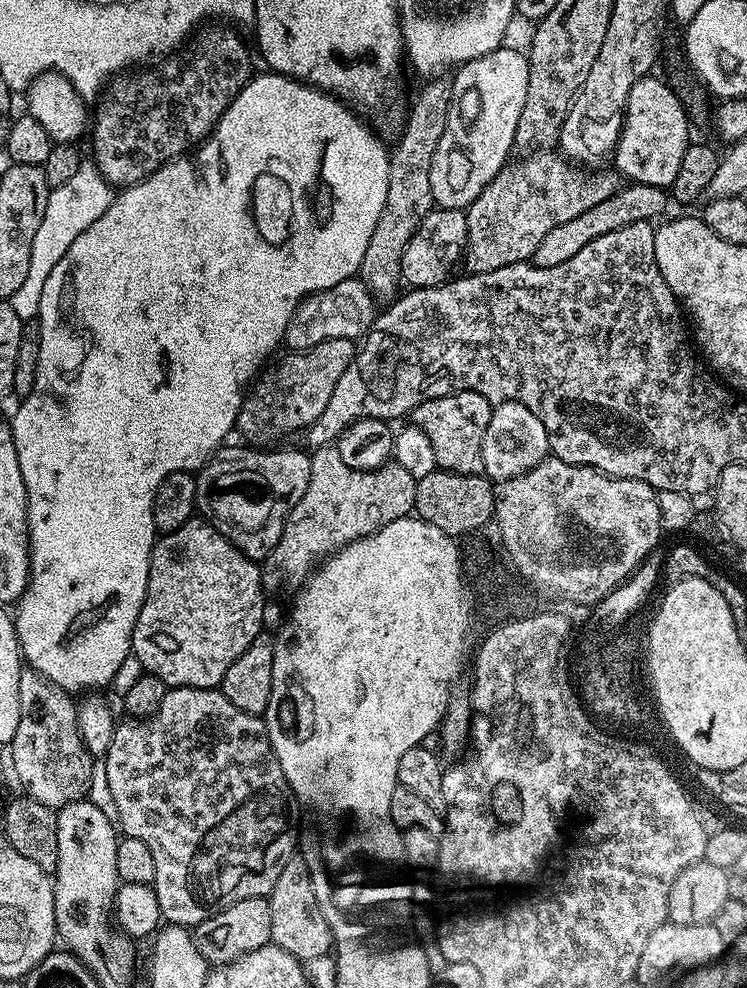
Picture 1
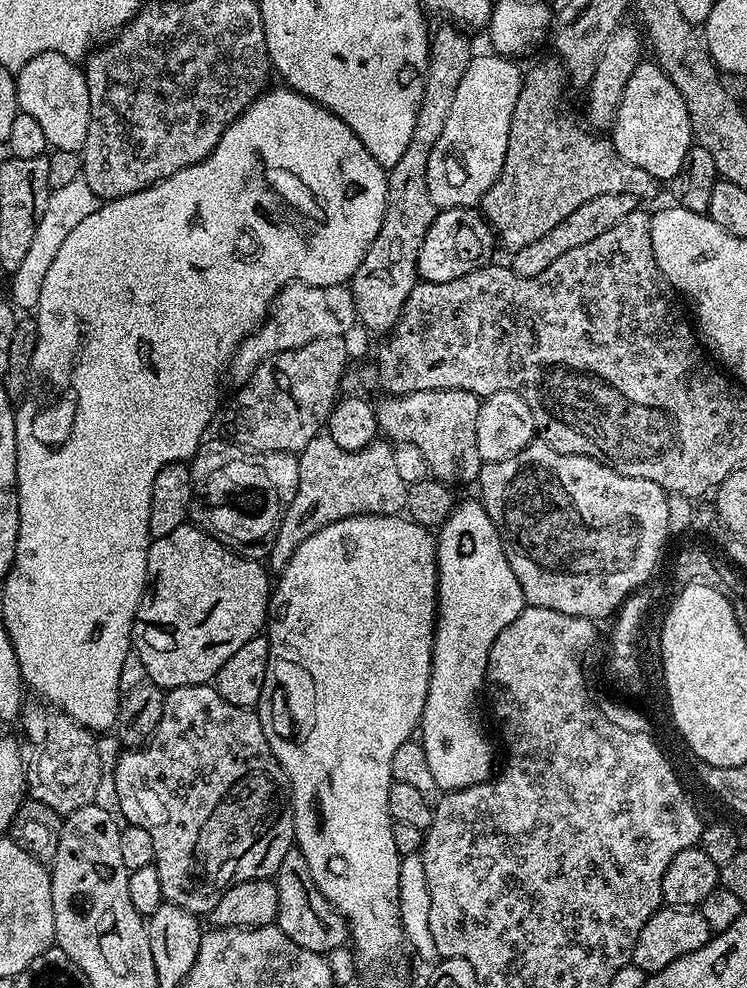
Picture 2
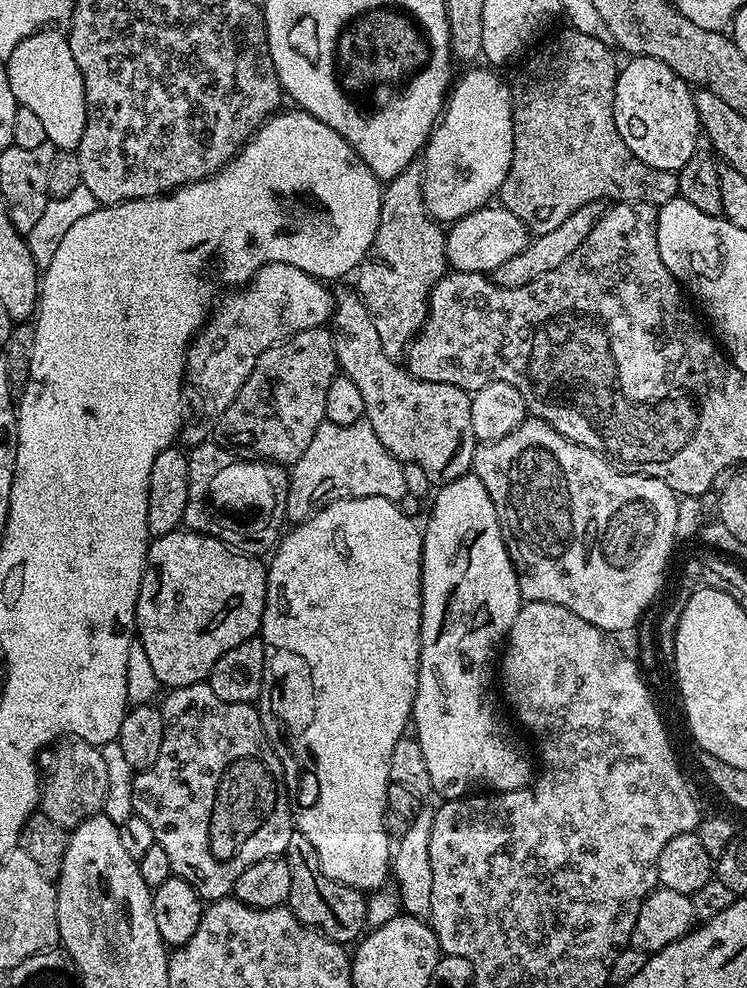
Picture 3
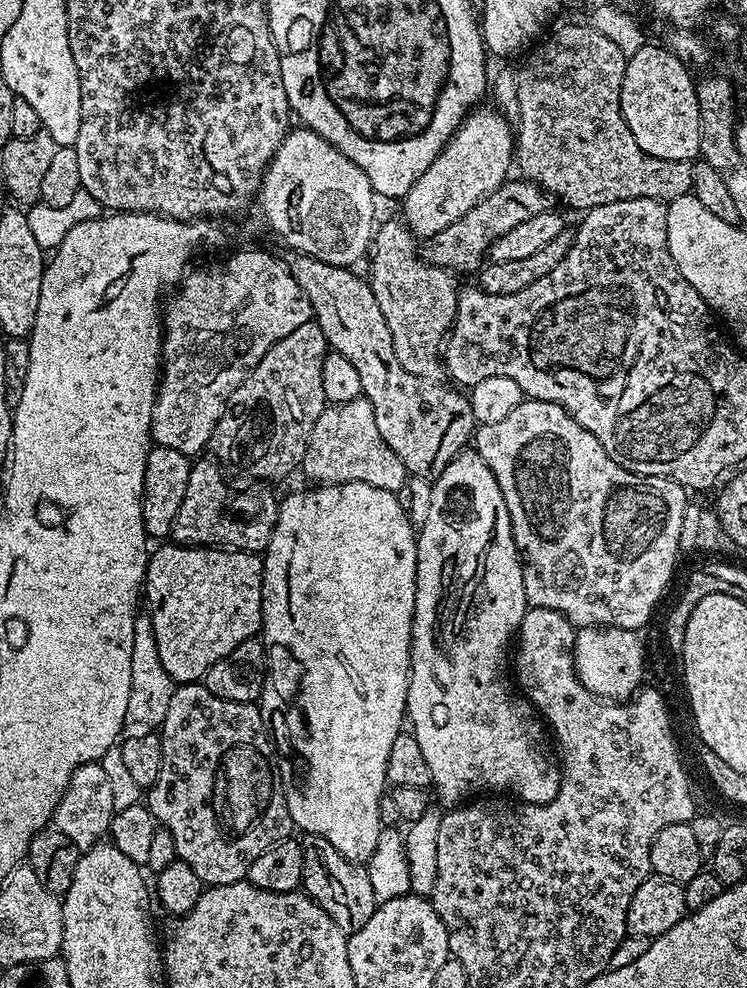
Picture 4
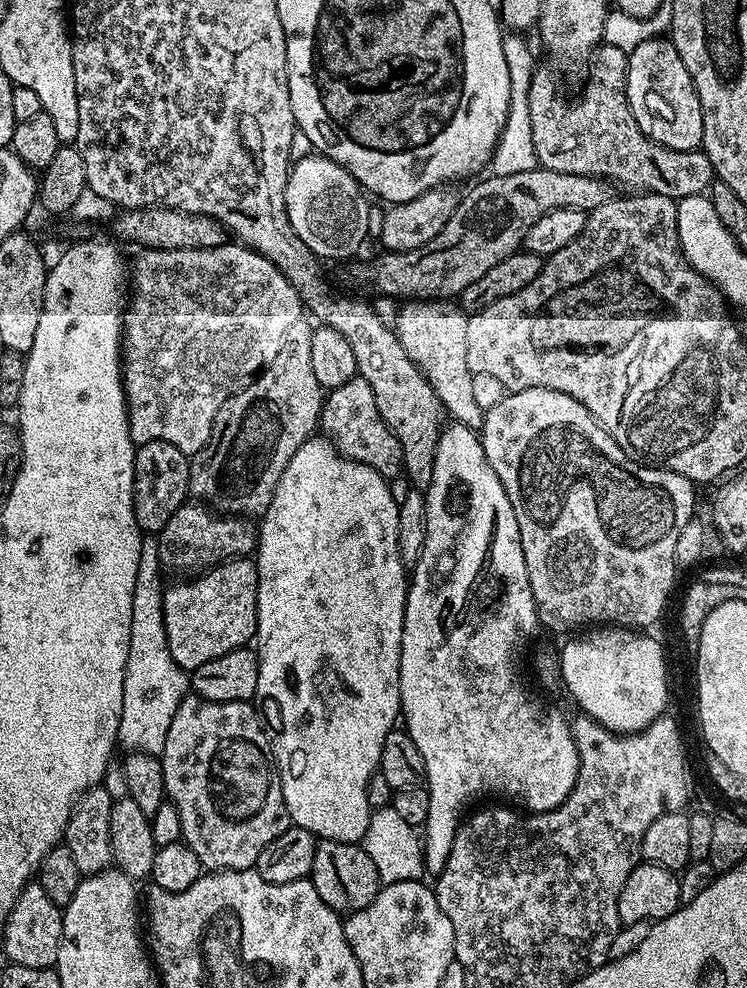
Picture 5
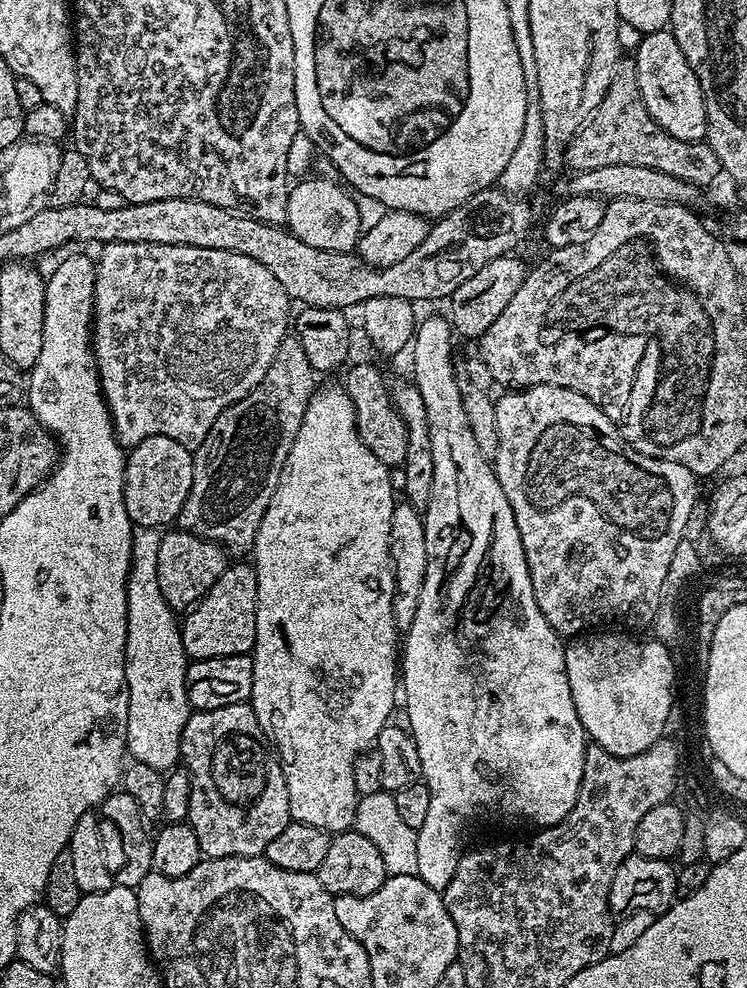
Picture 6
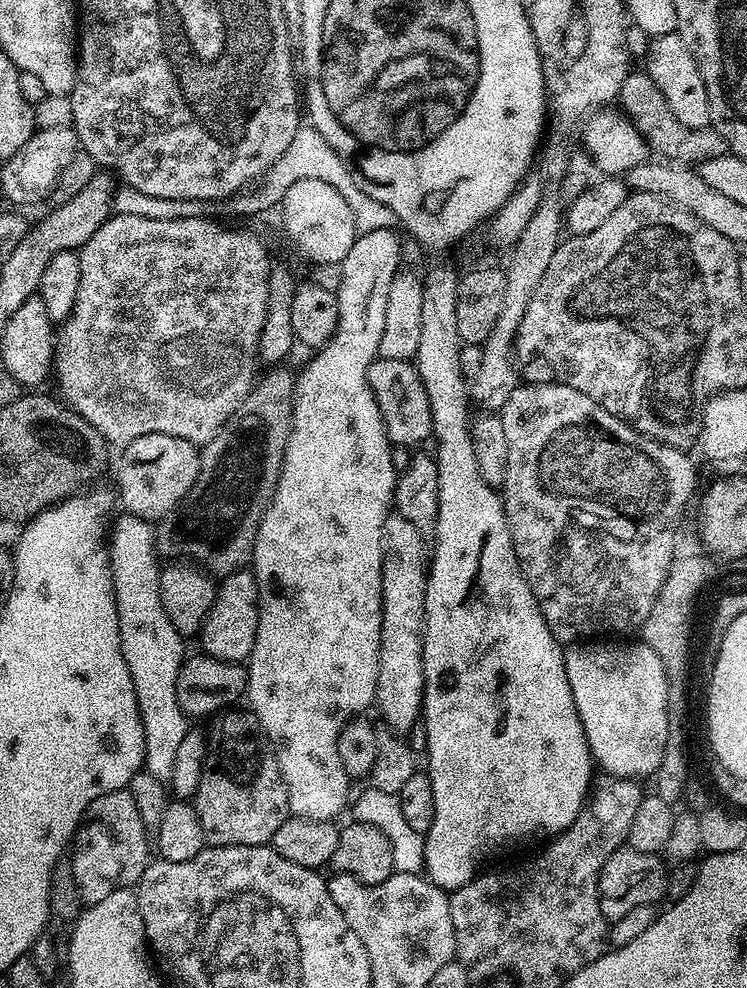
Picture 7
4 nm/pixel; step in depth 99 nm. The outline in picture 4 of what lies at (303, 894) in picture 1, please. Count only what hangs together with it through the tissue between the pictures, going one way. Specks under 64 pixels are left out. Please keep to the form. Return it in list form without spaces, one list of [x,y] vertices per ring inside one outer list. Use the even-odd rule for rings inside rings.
[[[305,835],[300,840],[300,845],[303,891],[307,892],[308,897],[314,902],[318,902],[318,906],[322,906],[322,910],[326,910],[326,914],[330,914],[334,922],[338,922],[342,931],[351,934],[362,930],[362,926],[366,926],[366,921],[370,919],[370,914],[374,914],[377,905],[367,867],[338,854],[338,850],[334,850],[334,846],[330,846],[330,842],[326,842],[326,838],[321,836]]]

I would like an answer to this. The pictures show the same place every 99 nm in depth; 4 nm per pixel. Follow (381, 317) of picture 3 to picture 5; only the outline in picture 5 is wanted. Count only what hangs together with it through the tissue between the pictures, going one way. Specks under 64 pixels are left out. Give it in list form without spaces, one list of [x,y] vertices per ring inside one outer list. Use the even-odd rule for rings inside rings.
[[[412,298],[399,305],[394,331],[402,350],[430,382],[434,394],[444,404],[453,421],[479,430],[484,425],[485,408],[474,399],[470,362],[466,362],[466,326],[468,316],[463,308],[440,298]]]

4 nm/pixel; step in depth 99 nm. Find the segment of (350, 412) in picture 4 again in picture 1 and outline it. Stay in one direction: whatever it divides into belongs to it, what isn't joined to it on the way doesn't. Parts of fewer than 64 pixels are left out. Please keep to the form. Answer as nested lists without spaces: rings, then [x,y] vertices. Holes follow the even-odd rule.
[[[334,446],[315,449],[311,457],[310,486],[290,510],[278,546],[260,564],[260,587],[269,597],[299,593],[317,571],[317,562],[382,526],[401,520],[415,506],[417,479],[398,463],[389,462],[374,472],[354,470],[342,462]]]

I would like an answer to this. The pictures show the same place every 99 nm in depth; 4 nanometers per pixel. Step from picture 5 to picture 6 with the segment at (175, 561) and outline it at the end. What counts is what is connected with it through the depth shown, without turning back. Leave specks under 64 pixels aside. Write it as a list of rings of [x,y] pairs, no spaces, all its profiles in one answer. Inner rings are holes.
[[[192,530],[175,531],[165,531],[160,538],[158,586],[162,589],[162,598],[166,598],[170,607],[174,610],[188,610],[208,593],[214,582],[218,582],[220,575],[230,566],[230,556],[217,541],[210,540],[207,536]]]

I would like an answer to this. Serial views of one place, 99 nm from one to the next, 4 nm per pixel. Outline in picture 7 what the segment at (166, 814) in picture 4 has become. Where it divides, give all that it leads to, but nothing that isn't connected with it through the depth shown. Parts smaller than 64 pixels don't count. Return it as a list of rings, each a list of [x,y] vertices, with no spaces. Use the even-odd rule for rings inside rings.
[[[240,710],[219,713],[211,721],[212,729],[207,729],[208,753],[194,797],[204,843],[214,848],[268,844],[274,830],[290,819],[288,791],[276,753],[251,711],[236,711]]]

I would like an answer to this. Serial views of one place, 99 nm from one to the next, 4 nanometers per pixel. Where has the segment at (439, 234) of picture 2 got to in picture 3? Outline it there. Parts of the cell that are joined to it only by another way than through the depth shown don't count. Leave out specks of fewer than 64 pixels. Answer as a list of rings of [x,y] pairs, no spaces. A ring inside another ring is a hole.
[[[492,207],[479,208],[460,220],[451,221],[444,241],[444,252],[448,256],[451,271],[491,274],[494,270],[498,270],[498,266],[502,266],[502,262],[526,250],[530,242],[530,233],[522,218],[515,216],[509,208]]]

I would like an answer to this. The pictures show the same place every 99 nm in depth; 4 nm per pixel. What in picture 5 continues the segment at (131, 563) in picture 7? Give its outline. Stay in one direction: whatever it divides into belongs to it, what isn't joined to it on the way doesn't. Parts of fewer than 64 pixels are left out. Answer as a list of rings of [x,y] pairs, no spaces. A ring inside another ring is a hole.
[[[148,534],[142,542],[142,558],[138,562],[138,579],[134,582],[134,610],[130,614],[130,650],[124,671],[122,718],[116,739],[125,753],[141,752],[159,756],[166,746],[166,730],[174,722],[174,714],[190,692],[190,676],[170,658],[164,625],[165,573],[160,567],[156,536]]]

